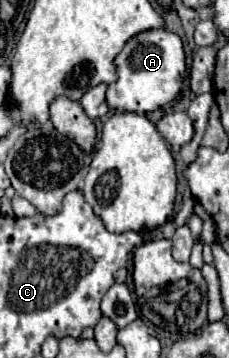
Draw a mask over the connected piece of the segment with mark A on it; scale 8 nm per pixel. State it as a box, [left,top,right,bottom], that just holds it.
[106,28,186,114]

